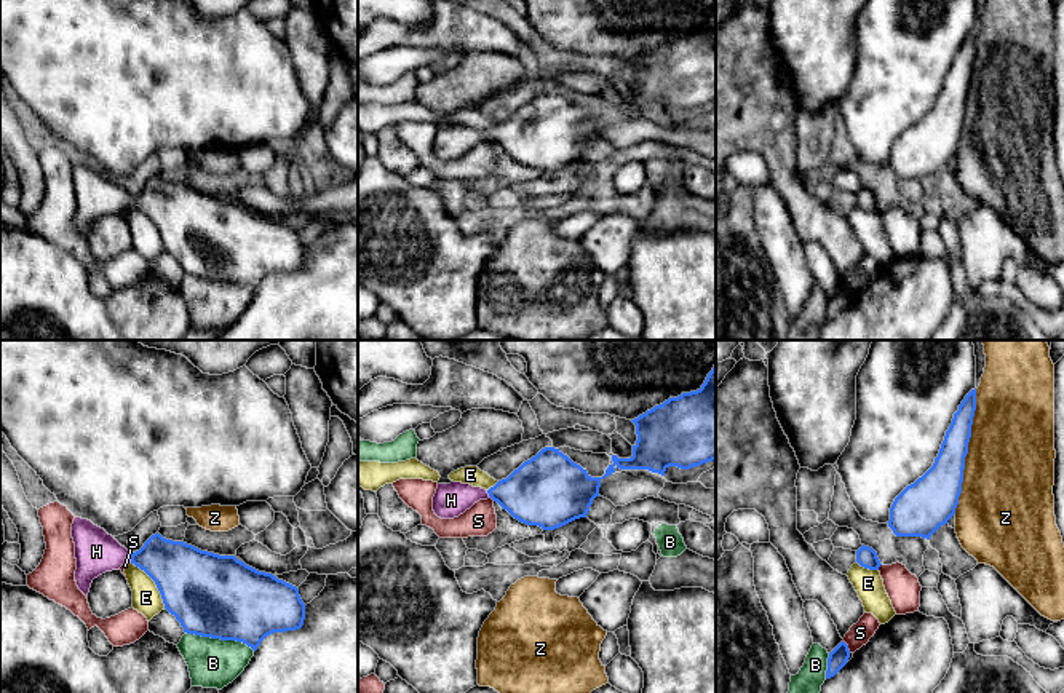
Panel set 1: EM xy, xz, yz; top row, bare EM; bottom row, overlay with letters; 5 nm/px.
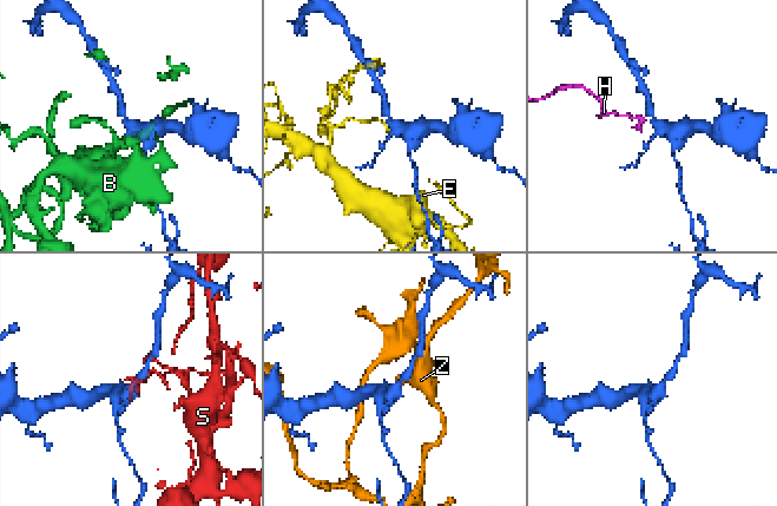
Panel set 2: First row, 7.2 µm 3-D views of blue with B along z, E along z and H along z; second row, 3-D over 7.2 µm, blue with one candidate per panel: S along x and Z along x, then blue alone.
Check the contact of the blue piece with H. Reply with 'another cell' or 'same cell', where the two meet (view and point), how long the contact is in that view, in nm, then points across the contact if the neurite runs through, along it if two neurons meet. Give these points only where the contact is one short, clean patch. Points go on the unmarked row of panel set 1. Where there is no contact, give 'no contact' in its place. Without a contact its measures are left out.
same cell | xy (131, 200) | 60 nm | across xy (179, 213), (158, 200), (131, 200), (96, 194)

